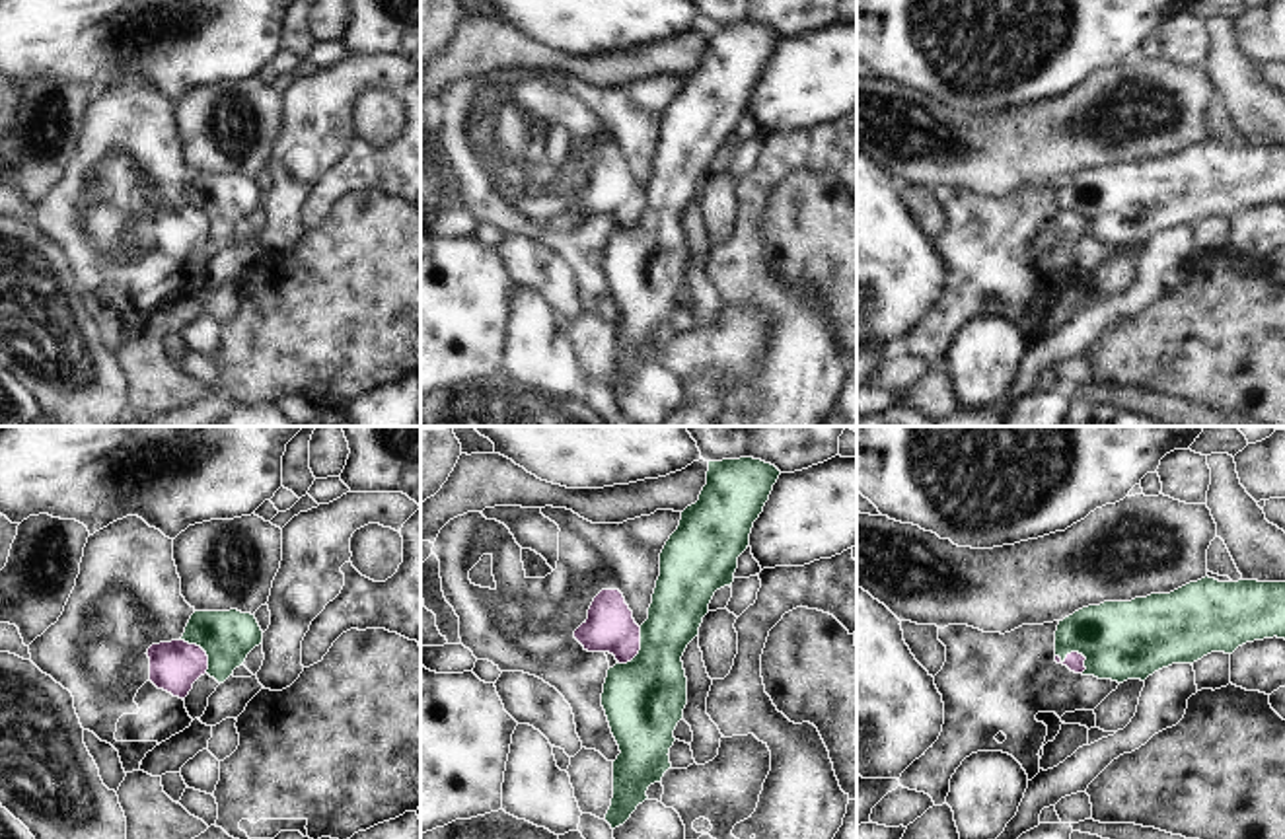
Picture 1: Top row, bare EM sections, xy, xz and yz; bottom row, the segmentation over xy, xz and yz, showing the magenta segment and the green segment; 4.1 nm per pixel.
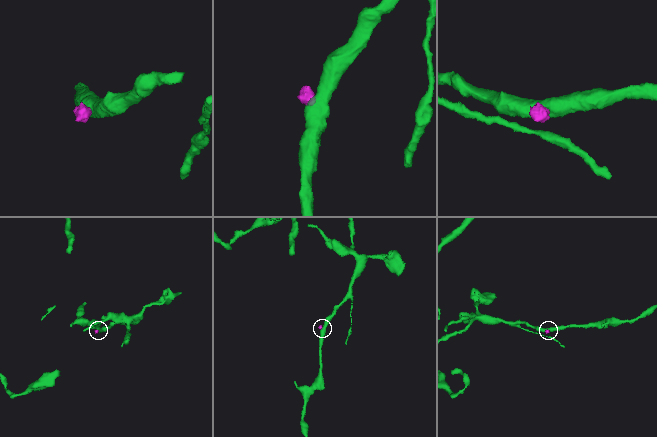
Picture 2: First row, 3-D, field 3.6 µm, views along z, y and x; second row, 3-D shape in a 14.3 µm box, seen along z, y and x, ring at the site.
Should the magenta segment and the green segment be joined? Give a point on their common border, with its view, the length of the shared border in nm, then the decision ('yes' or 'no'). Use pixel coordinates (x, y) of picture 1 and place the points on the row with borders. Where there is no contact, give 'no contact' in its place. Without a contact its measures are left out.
yz (1075, 653) | 150 nm | no

